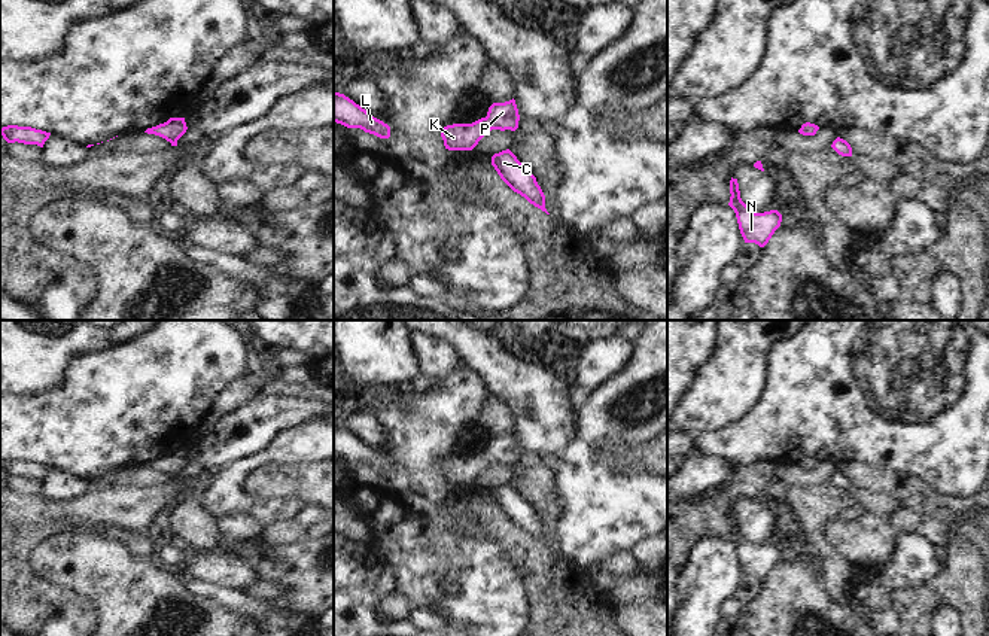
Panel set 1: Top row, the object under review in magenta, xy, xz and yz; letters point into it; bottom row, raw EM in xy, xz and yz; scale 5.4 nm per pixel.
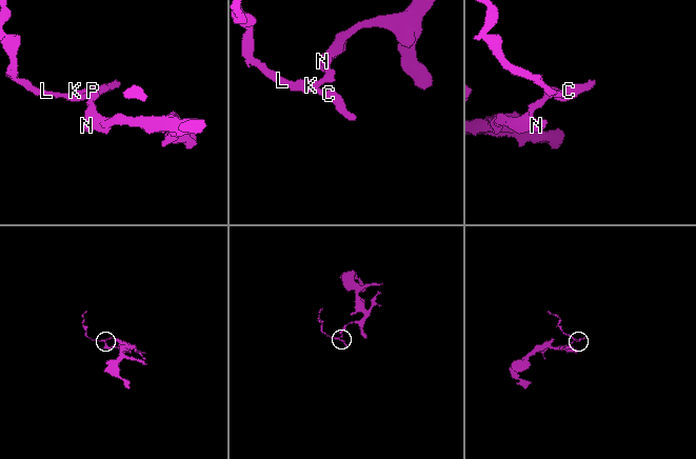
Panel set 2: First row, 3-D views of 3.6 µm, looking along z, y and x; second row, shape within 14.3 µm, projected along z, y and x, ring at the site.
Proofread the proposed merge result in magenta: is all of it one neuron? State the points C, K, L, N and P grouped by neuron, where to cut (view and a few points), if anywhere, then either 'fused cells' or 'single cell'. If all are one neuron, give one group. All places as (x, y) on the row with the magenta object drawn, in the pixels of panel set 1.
C K L N P | no cut | single cell

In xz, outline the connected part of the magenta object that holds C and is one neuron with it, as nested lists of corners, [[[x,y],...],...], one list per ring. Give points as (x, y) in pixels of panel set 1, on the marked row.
[[[509,149],[494,153],[492,156],[492,165],[514,192],[520,194],[530,204],[550,214],[545,209],[545,195],[538,185],[536,177]]]

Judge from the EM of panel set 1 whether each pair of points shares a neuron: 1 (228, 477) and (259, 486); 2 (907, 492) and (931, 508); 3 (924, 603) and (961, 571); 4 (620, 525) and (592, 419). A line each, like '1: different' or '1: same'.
1: different
2: same
3: different
4: same

